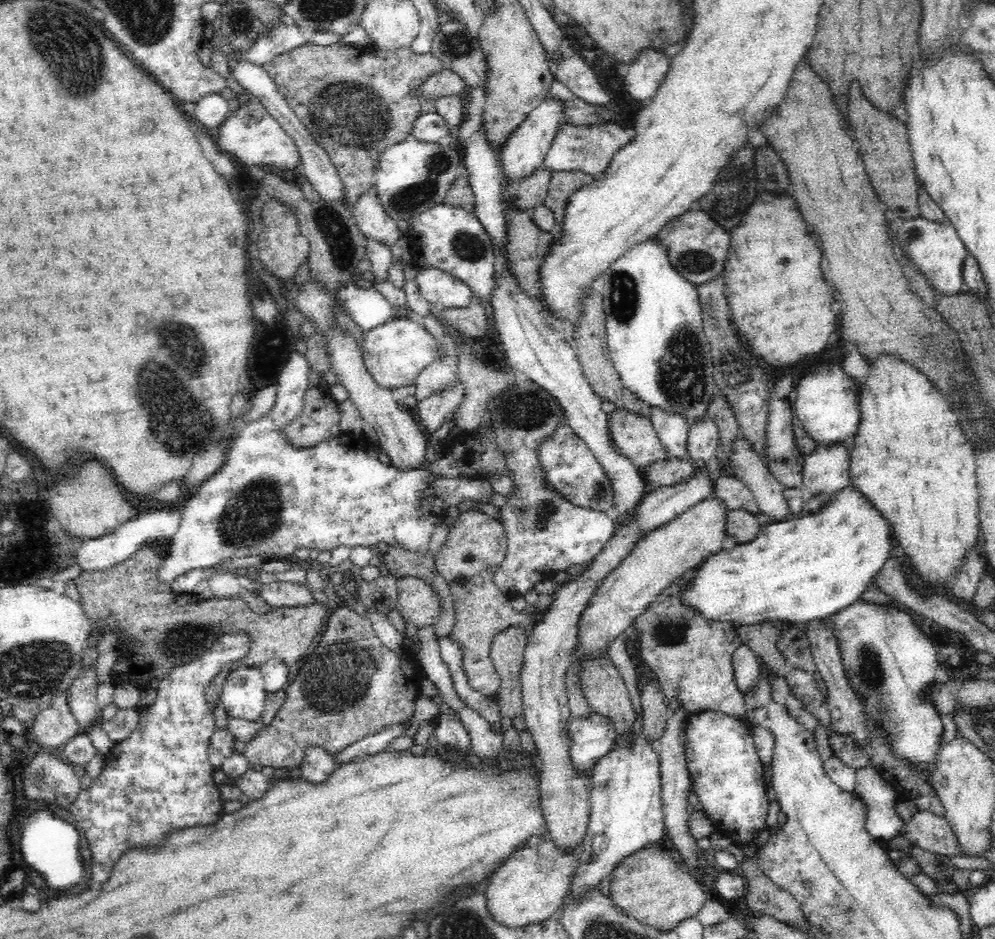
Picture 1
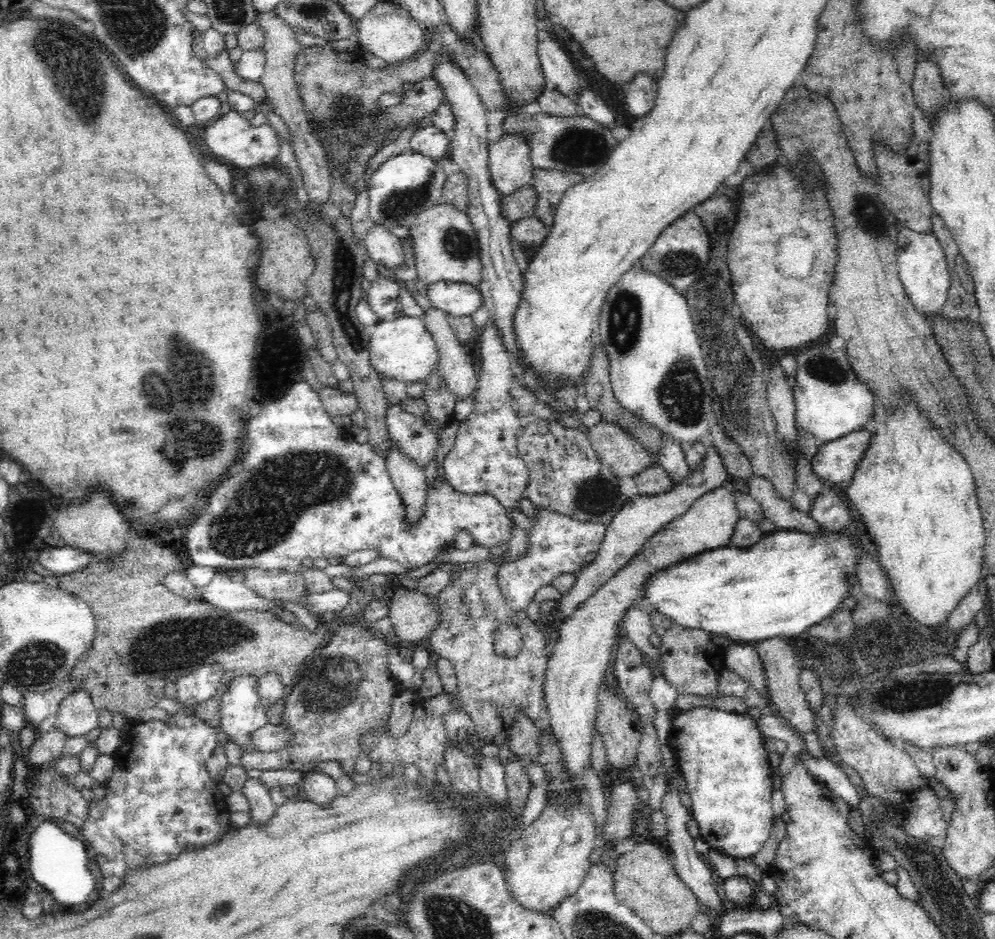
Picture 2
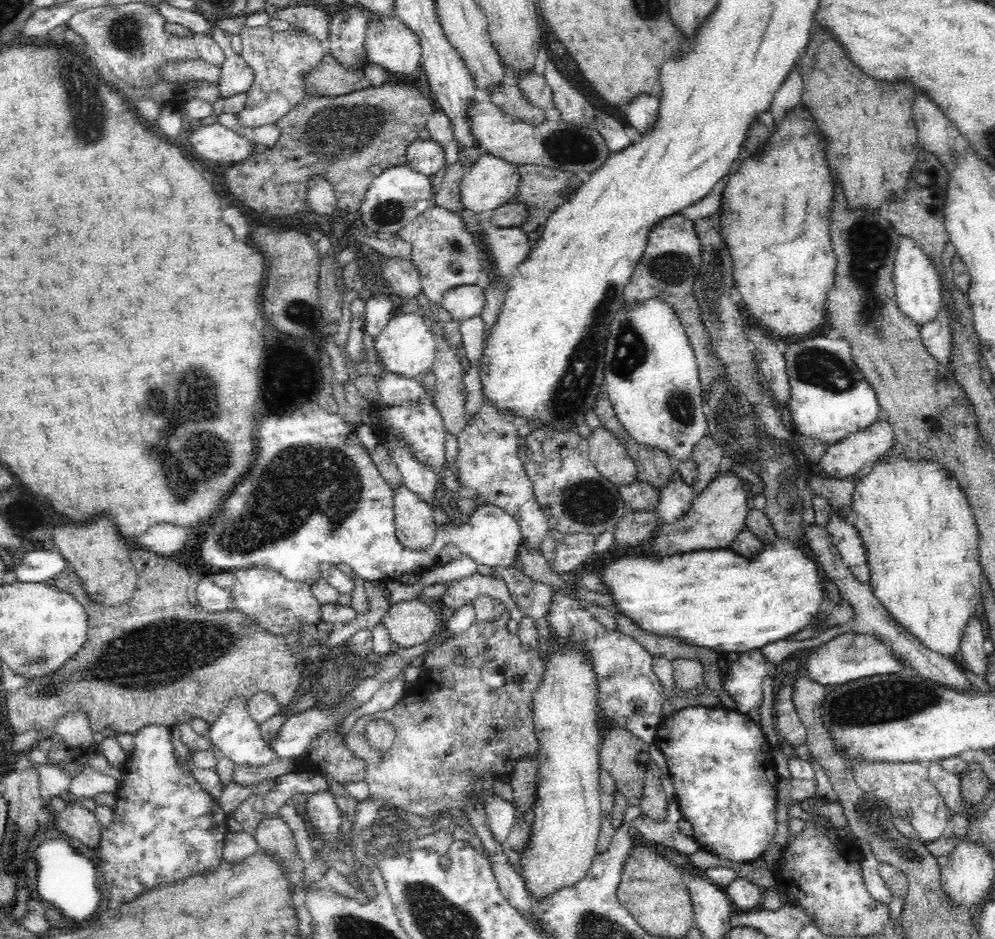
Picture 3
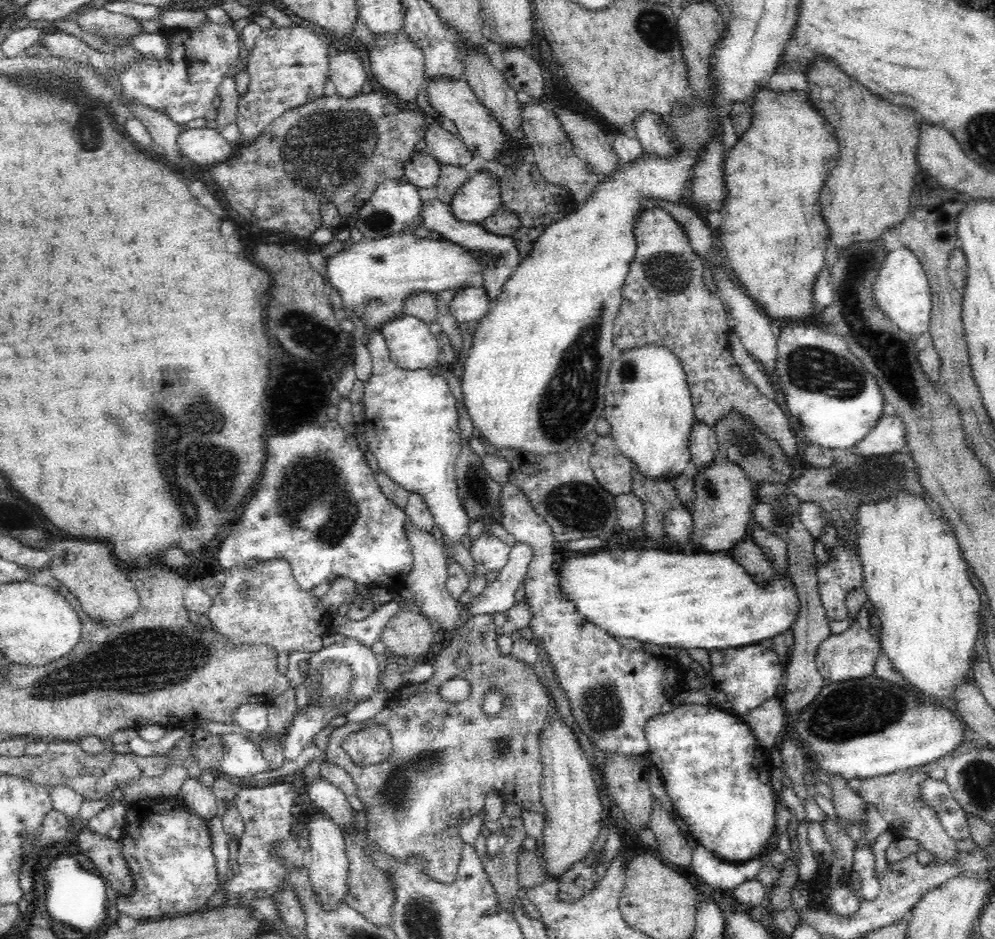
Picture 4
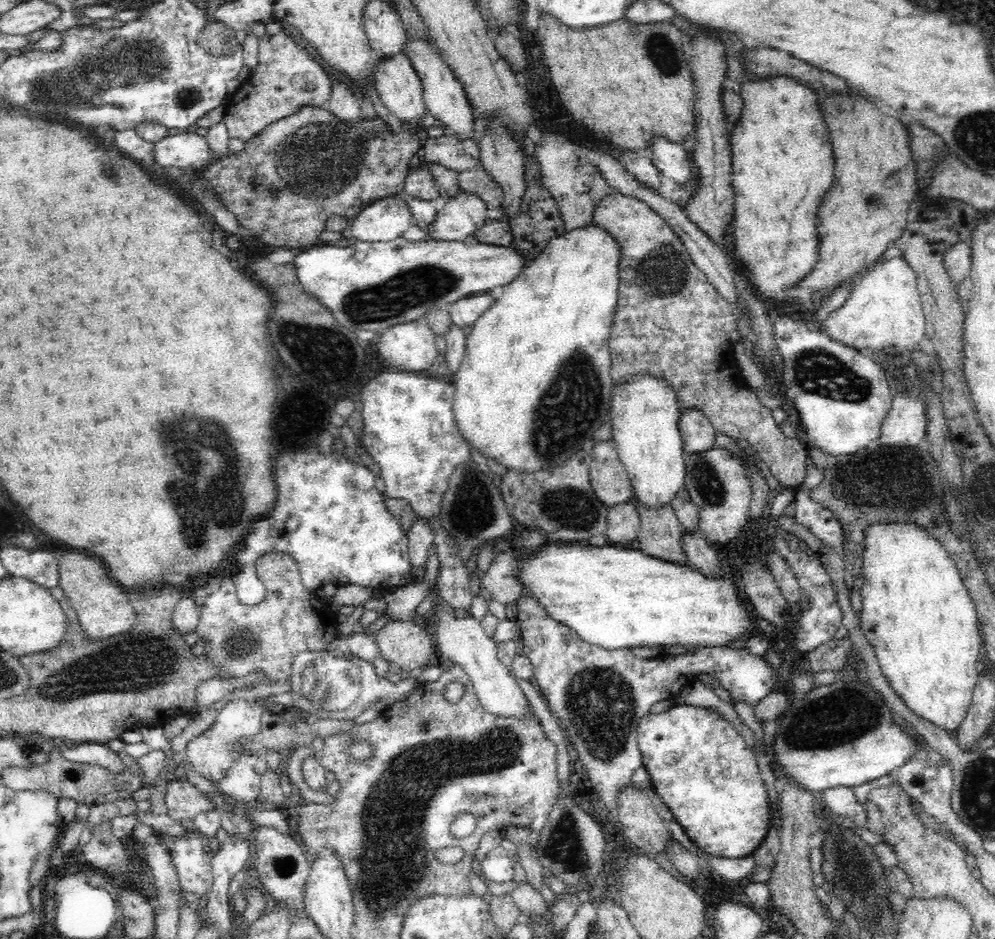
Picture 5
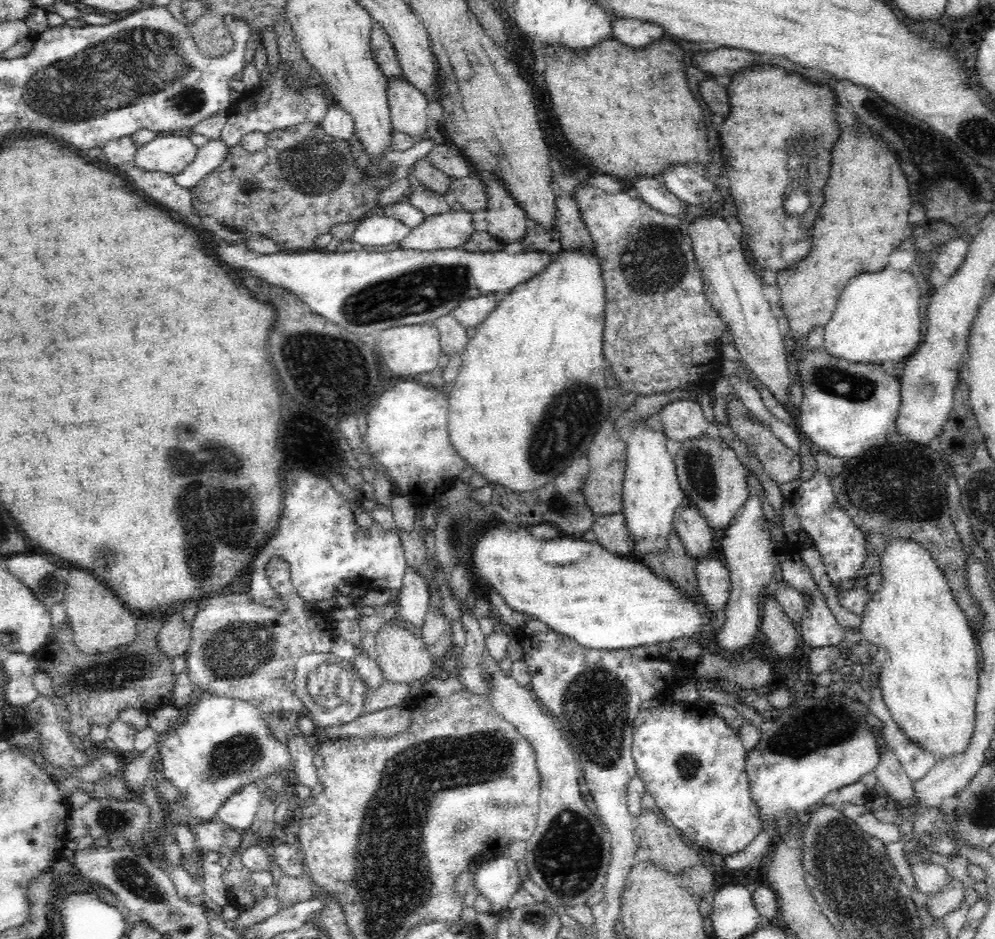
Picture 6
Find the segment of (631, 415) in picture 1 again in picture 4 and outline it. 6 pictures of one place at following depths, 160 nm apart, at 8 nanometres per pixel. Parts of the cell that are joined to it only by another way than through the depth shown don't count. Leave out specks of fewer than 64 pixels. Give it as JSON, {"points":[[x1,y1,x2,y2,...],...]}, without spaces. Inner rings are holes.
{"points":[[612,435,599,436,594,442,589,465,596,480,612,495,632,490,633,462,620,451]]}

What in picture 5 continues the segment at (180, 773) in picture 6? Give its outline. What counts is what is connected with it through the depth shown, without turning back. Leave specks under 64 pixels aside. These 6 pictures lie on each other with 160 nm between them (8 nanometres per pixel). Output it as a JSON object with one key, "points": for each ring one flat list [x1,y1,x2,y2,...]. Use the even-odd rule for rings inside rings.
{"points":[[236,699,227,702,222,709,218,710,213,725,186,744,186,757,194,765,194,772,207,778,212,785,218,786,219,781,226,774,226,769,235,760,245,757,239,750,242,738,249,740,251,736,260,732,263,707,248,700]]}

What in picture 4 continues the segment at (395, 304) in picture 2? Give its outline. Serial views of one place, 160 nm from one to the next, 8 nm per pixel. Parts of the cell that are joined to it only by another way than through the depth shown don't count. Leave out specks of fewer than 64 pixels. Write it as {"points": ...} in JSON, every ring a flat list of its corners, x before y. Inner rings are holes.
{"points":[[380,328,368,332,366,346,373,359,372,376,364,384,362,404,365,410,364,432,370,451,377,459,380,470,386,471,396,483,410,491,420,491,434,515,436,531,443,543,462,542,470,524,470,515,460,497,456,482,455,464,460,452,460,428,458,427,458,407,448,379,434,375,430,370,404,371,392,363,384,334]]}

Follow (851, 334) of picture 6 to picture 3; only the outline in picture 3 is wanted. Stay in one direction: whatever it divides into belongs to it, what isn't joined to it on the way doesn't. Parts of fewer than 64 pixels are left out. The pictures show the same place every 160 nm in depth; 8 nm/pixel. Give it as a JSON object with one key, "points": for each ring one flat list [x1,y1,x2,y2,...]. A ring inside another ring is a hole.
{"points":[[910,236,899,238,899,248,894,262,894,289,899,308,921,326,932,322,944,304,942,274,936,261]]}

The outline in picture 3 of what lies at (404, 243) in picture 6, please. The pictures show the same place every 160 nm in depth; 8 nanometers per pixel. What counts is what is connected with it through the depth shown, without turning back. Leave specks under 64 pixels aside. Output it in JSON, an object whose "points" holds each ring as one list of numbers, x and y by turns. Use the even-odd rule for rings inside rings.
{"points":[[486,152,479,156,478,160,464,176,460,193,462,193,462,202,466,212,480,214,489,213,501,204,513,200,516,190,520,186,520,173,518,173,518,165,514,161,508,161,504,157,492,155]]}

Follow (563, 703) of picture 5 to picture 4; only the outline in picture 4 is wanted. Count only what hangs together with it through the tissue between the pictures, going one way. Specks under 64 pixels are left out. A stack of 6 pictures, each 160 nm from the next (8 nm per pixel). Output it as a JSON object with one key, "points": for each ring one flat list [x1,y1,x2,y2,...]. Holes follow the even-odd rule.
{"points":[[498,448,494,454,479,456,482,468,489,477,499,484,500,492,495,500,497,504,498,520,503,528,514,536,517,542,526,543,532,549,532,556,528,561,528,568,524,584,524,596,528,597,530,609,532,609,532,620,528,628,532,630,534,644,542,644,542,650,552,664,554,677,558,680,560,688,564,690,570,702,570,711,574,722,581,728,582,734,606,754,610,751,620,751,626,755,644,755,648,750,648,739,646,739,646,724,662,712,662,706,671,701,670,692,674,688,666,686,665,659,655,657,652,653,640,652,625,648,616,641,615,637,606,633,606,629,584,617,578,609,578,605,570,599,566,599,564,591,560,589,561,578,556,573,556,553,560,550,559,544,554,537,552,527,546,523,546,519,534,509,530,497,526,497,520,487,510,481,510,462,508,458,498,454],[762,645,712,650,710,651,710,664,714,668,712,676,714,683,724,690,726,701,741,717,774,697,780,682,785,678,782,674,782,662,778,659,776,652]]}

